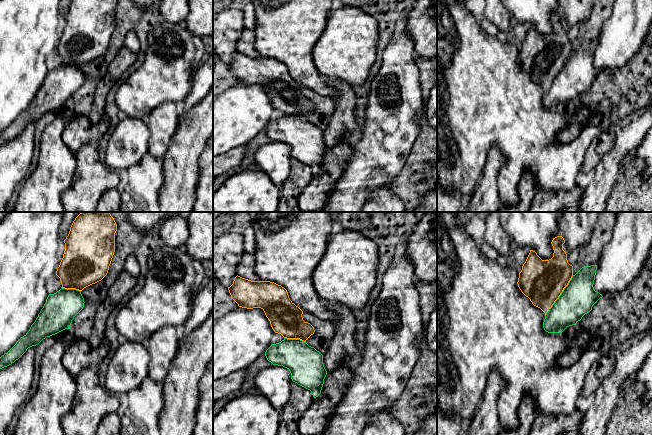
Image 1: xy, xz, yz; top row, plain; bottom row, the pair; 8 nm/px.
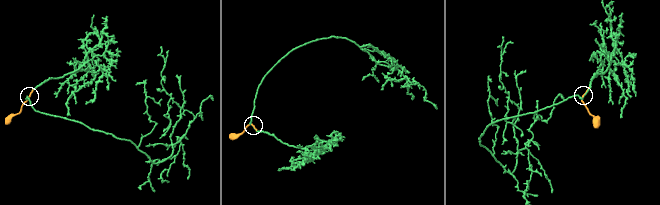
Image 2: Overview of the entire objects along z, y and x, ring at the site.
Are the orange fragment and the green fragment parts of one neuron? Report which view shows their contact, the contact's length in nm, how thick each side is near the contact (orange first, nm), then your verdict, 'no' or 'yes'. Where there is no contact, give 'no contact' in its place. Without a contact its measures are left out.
yz | 400 nm | 360/280 nm | yes

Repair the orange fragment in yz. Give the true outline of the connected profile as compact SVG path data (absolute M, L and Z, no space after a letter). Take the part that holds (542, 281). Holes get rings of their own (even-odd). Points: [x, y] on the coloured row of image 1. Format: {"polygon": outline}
{"polygon": "M562 236L553 238L554 253L549 260L542 260L535 251L530 250L517 282L521 292L545 313L543 328L548 333L562 333L567 327L576 325L603 297L593 287L597 265L584 266L574 275L573 266L568 263L563 250L564 243Z"}

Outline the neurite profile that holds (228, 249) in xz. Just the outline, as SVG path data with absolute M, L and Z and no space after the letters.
M233 231L213 240L213 272L225 287L233 284L237 266L244 255L244 237Z

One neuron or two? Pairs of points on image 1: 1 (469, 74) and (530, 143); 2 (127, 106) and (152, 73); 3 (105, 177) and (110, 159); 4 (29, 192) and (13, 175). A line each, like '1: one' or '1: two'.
1: one
2: one
3: two
4: two

